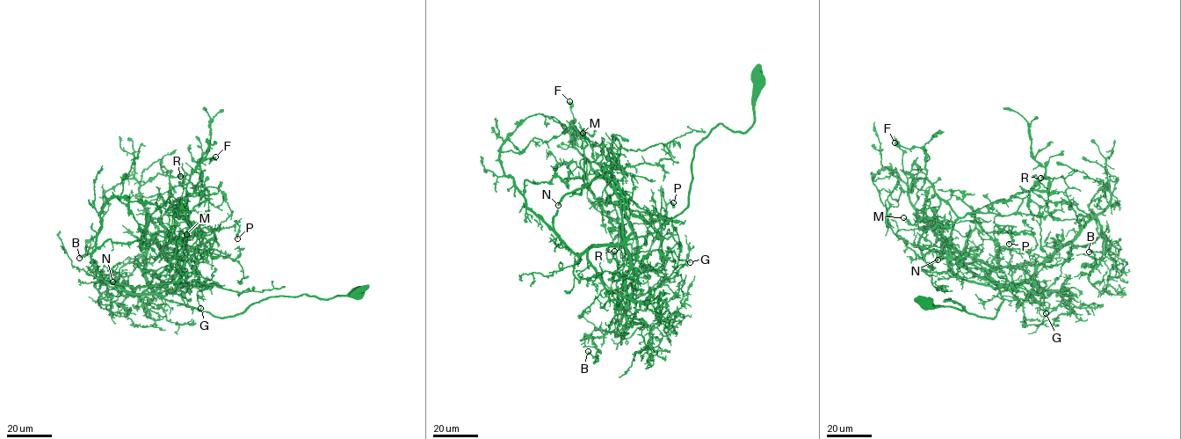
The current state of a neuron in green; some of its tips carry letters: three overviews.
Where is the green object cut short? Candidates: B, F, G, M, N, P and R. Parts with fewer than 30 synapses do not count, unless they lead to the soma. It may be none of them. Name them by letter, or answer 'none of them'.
none of them

